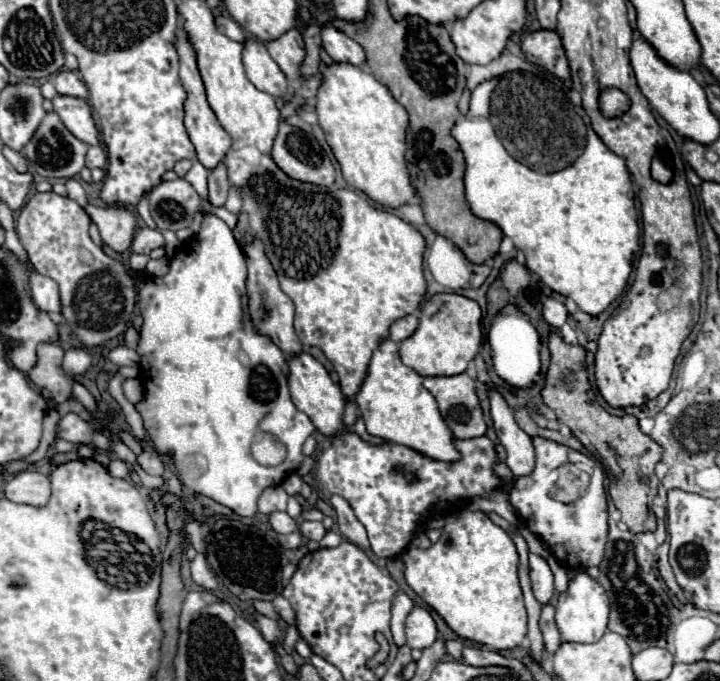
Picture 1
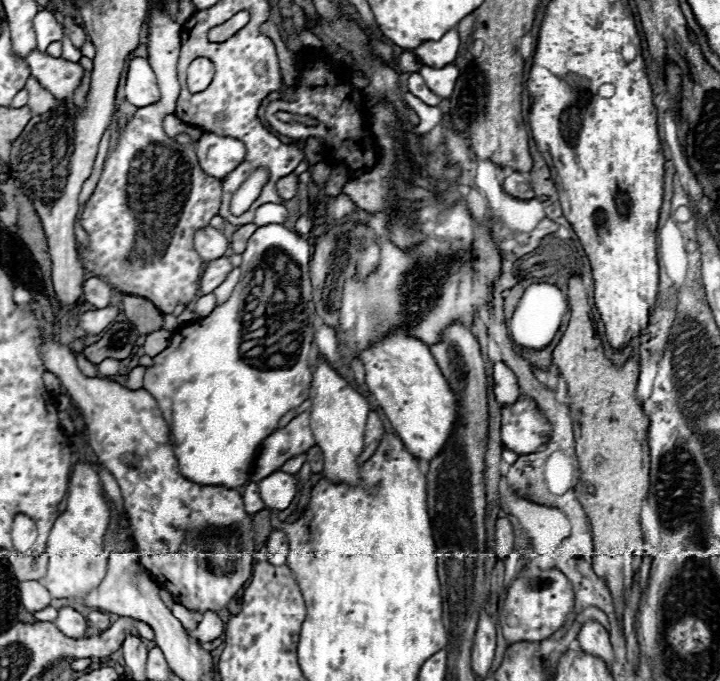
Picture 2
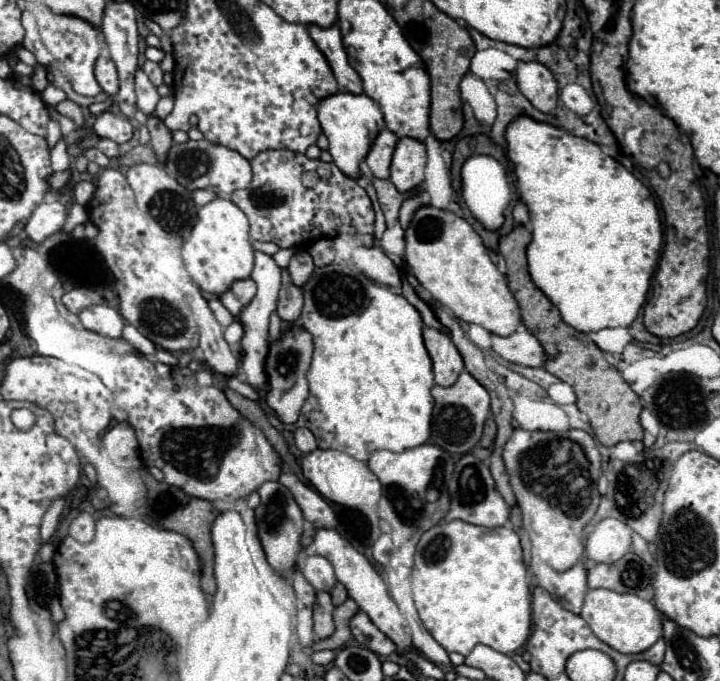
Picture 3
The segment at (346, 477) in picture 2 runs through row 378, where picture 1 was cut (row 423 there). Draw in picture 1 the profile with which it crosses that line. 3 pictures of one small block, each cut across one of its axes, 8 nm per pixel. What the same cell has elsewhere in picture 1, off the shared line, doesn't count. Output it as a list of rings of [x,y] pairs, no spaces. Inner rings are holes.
[[[300,352],[300,356],[288,358],[288,366],[290,366],[290,374],[288,374],[290,396],[292,396],[292,402],[296,404],[296,408],[300,412],[304,412],[312,420],[316,430],[320,430],[324,436],[336,436],[338,432],[342,432],[346,428],[342,422],[344,394],[342,394],[340,386],[336,382],[332,382],[326,368],[306,352]]]

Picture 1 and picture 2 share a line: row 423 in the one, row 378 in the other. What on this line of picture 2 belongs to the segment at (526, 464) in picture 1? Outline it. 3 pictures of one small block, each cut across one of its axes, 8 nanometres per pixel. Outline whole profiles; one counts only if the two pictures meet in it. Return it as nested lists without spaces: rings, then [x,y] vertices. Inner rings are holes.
[[[502,362],[494,364],[494,394],[496,394],[496,400],[500,404],[504,404],[504,406],[514,404],[518,400],[518,396],[520,396],[516,376]]]

